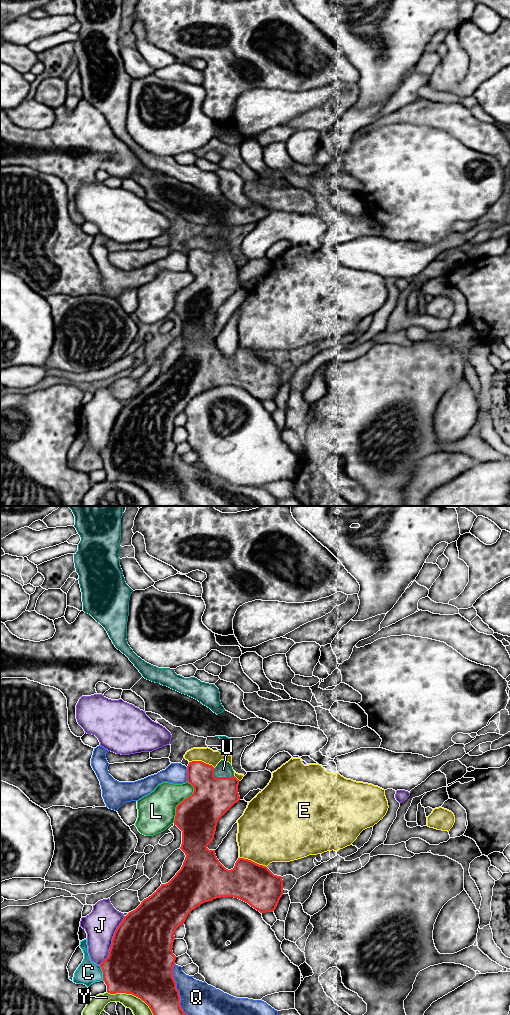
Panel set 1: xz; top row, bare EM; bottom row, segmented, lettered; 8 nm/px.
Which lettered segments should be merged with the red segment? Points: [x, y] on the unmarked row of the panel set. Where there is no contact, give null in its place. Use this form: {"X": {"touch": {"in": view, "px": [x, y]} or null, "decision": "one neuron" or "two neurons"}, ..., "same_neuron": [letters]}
{"C": {"touch": {"in": "xz", "px": [103, 461]}, "decision": "two neurons"}, "E": {"touch": {"in": "xz", "px": [252, 349]}, "decision": "two neurons"}, "J": {"touch": {"in": "xz", "px": [112, 429]}, "decision": "two neurons"}, "L": {"touch": {"in": "xz", "px": [183, 288]}, "decision": "two neurons"}, "Q": {"touch": {"in": "xz", "px": [178, 479]}, "decision": "two neurons"}, "U": {"touch": {"in": "xz", "px": [221, 266]}, "decision": "one neuron"}, "Y": {"touch": {"in": "xz", "px": [133, 482]}, "decision": "two neurons"}, "same_neuron": ["U"]}

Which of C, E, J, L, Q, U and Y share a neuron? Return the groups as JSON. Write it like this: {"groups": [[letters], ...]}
{"groups": [["C"], ["E"], ["J"], ["L"], ["Q"], ["U"], ["Y"]]}

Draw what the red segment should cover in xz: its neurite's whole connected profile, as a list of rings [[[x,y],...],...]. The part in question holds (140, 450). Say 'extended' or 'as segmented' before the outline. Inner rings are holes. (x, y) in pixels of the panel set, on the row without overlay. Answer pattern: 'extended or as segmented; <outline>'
extended; [[[221,248],[214,256],[202,249],[189,250],[187,270],[194,275],[194,280],[177,293],[174,308],[174,313],[182,319],[180,337],[186,343],[183,353],[168,371],[161,372],[151,384],[144,387],[135,398],[124,405],[114,421],[108,445],[100,452],[107,480],[132,482],[140,486],[149,494],[154,506],[191,506],[180,494],[180,483],[173,466],[176,444],[172,436],[176,417],[184,412],[192,398],[216,386],[234,385],[248,391],[260,401],[273,400],[283,383],[283,365],[274,363],[266,354],[238,346],[234,356],[228,358],[217,347],[215,338],[207,336],[214,327],[219,307],[240,288],[239,268],[234,264],[231,252]]]

